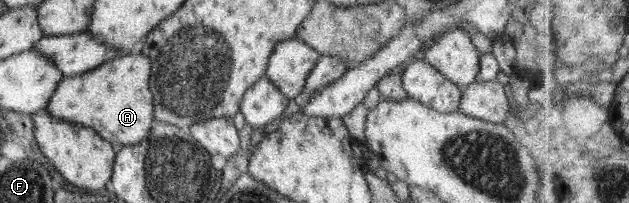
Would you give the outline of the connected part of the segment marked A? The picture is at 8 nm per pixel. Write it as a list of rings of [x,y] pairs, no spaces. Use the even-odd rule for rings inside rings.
[[[143,54],[120,55],[98,68],[62,78],[47,105],[48,113],[54,119],[94,129],[115,148],[139,144],[156,123],[150,77],[151,62],[148,57]]]

